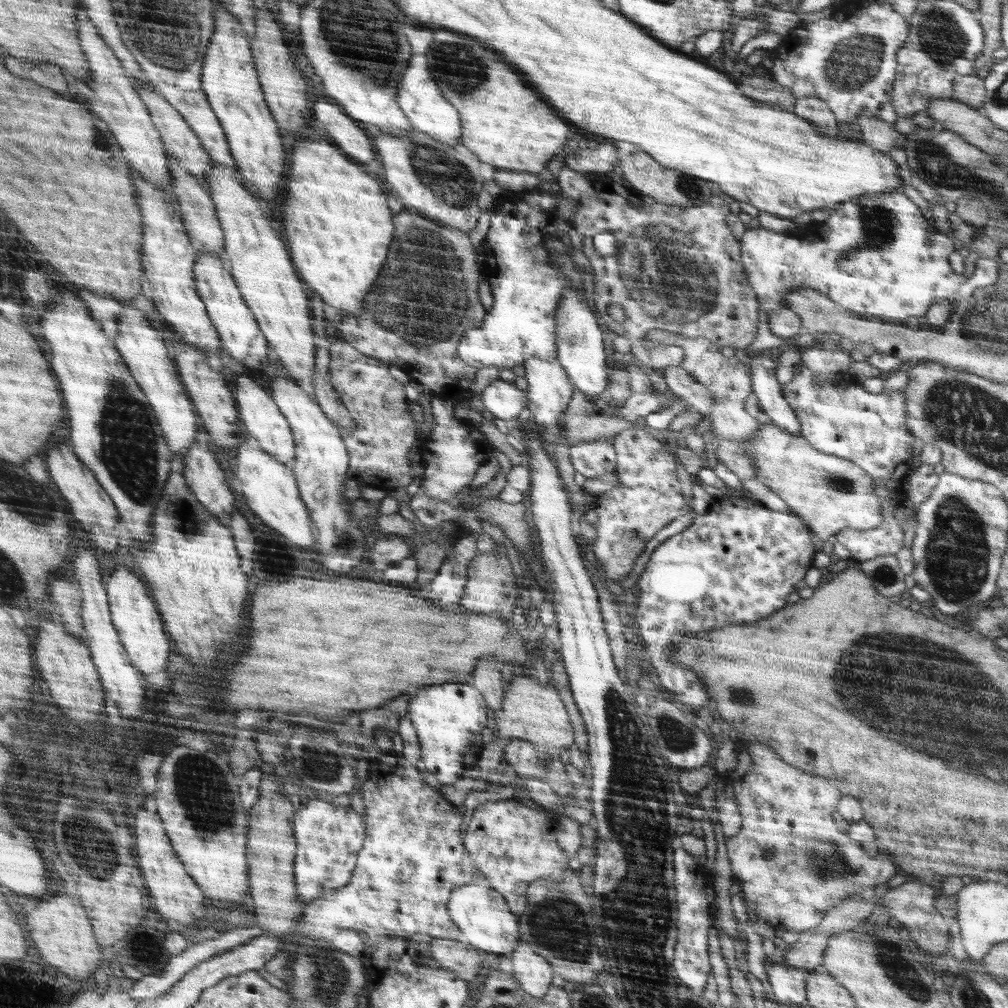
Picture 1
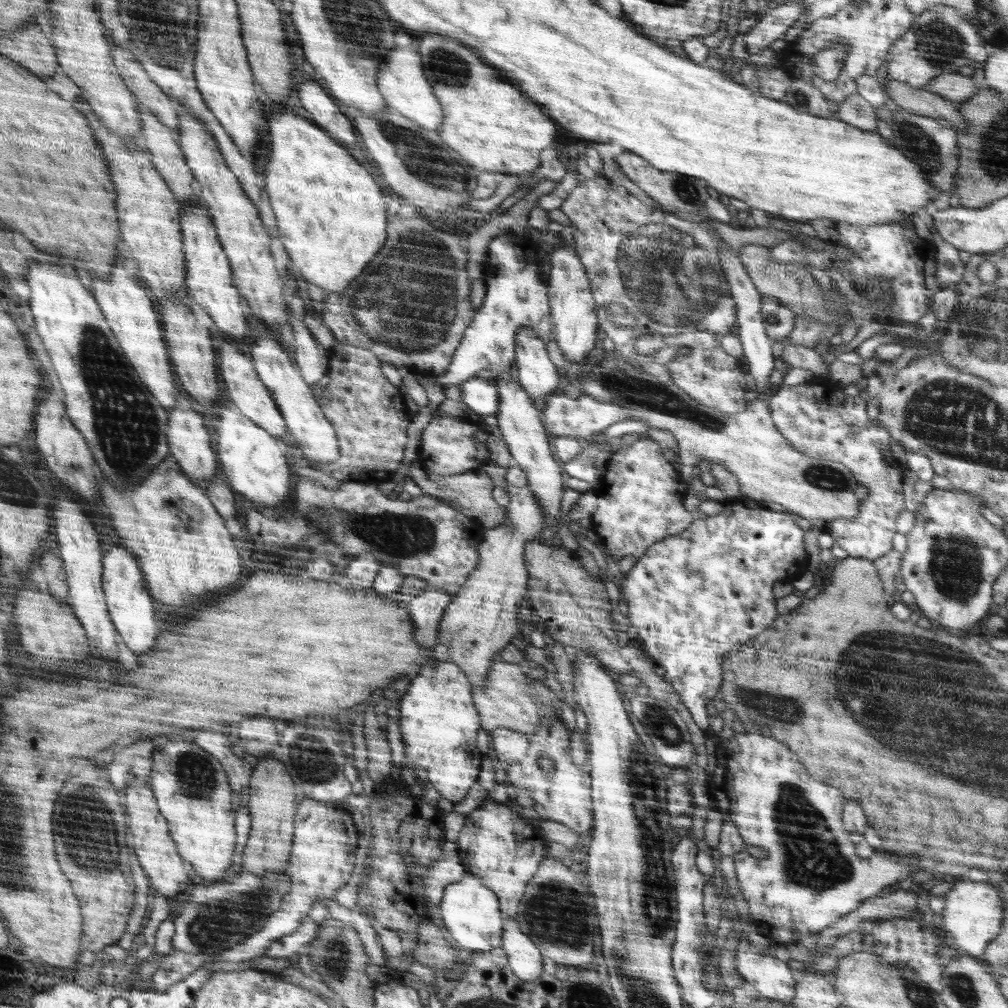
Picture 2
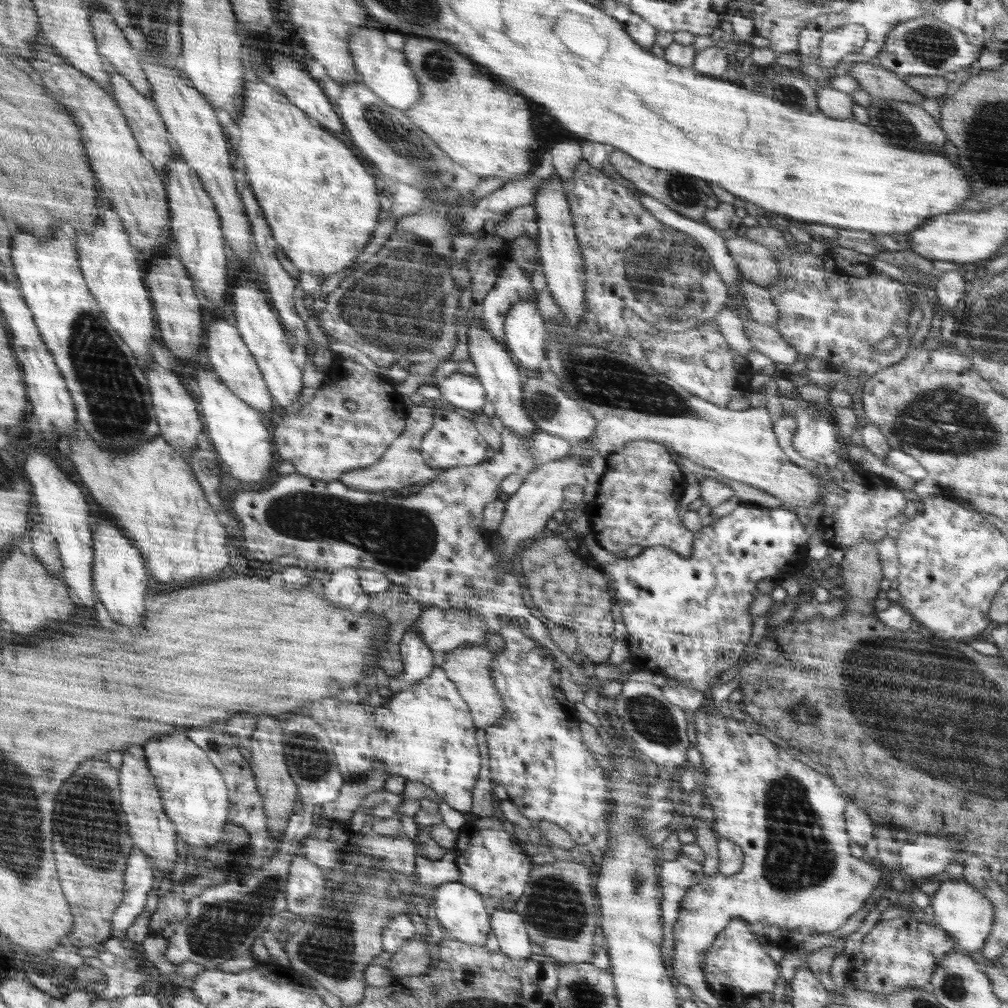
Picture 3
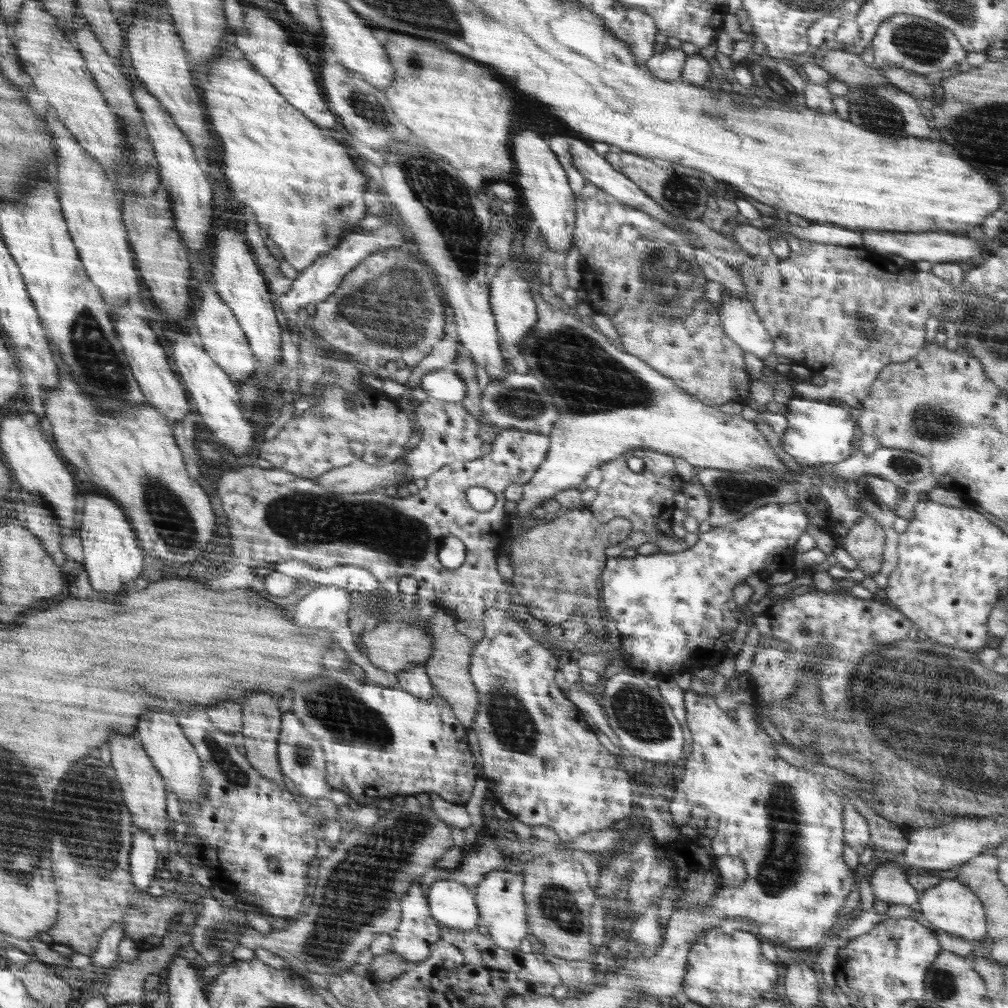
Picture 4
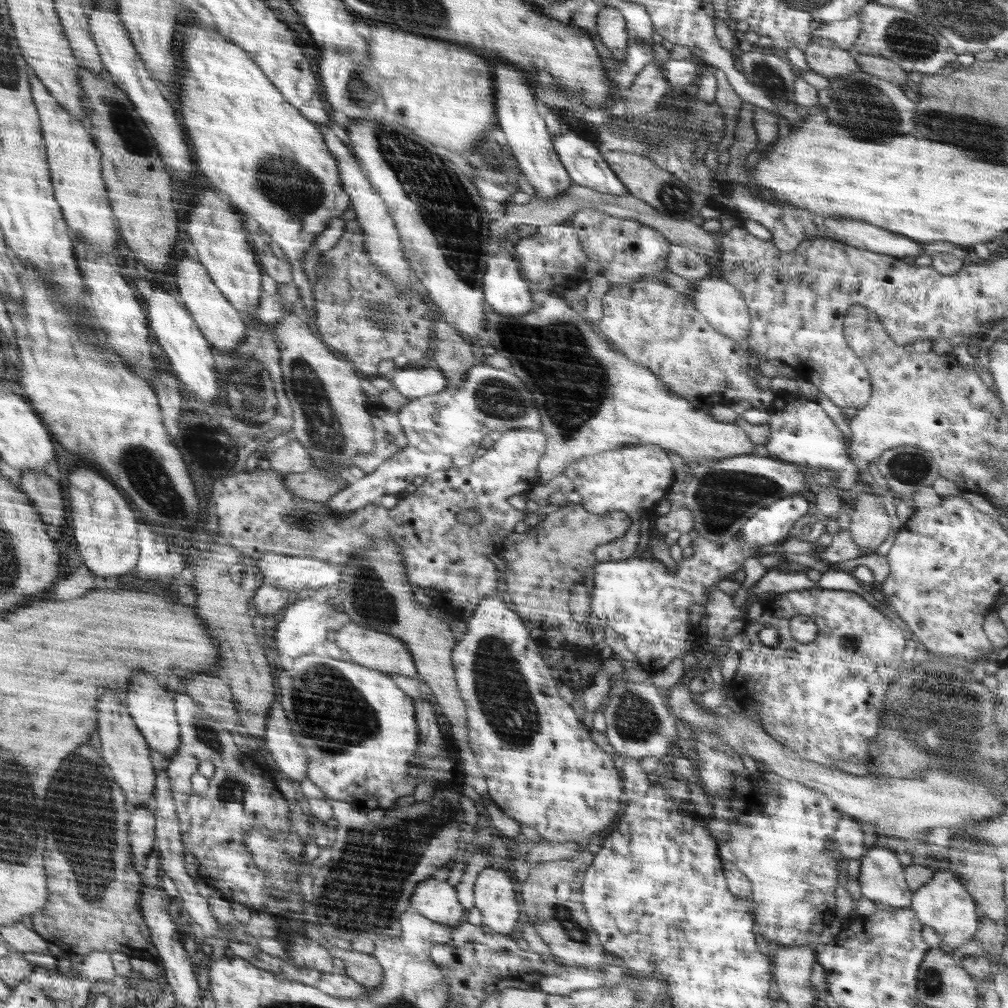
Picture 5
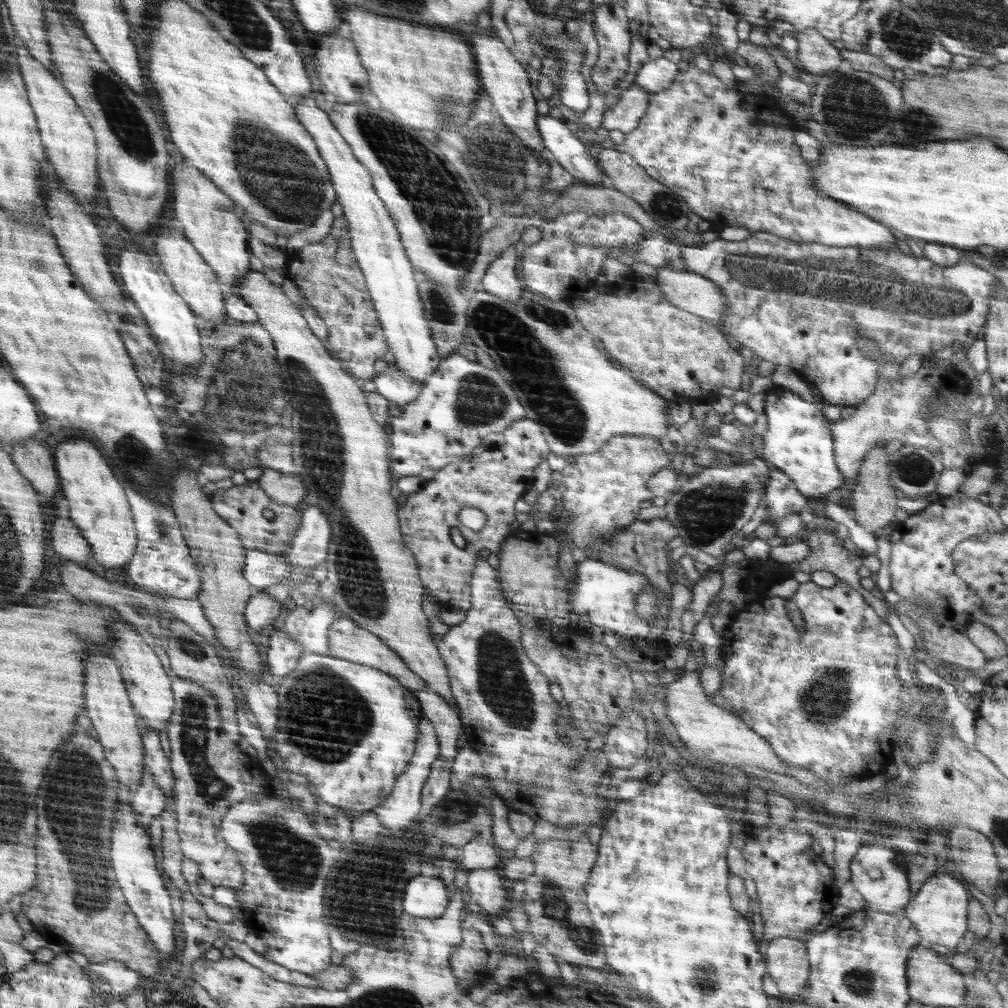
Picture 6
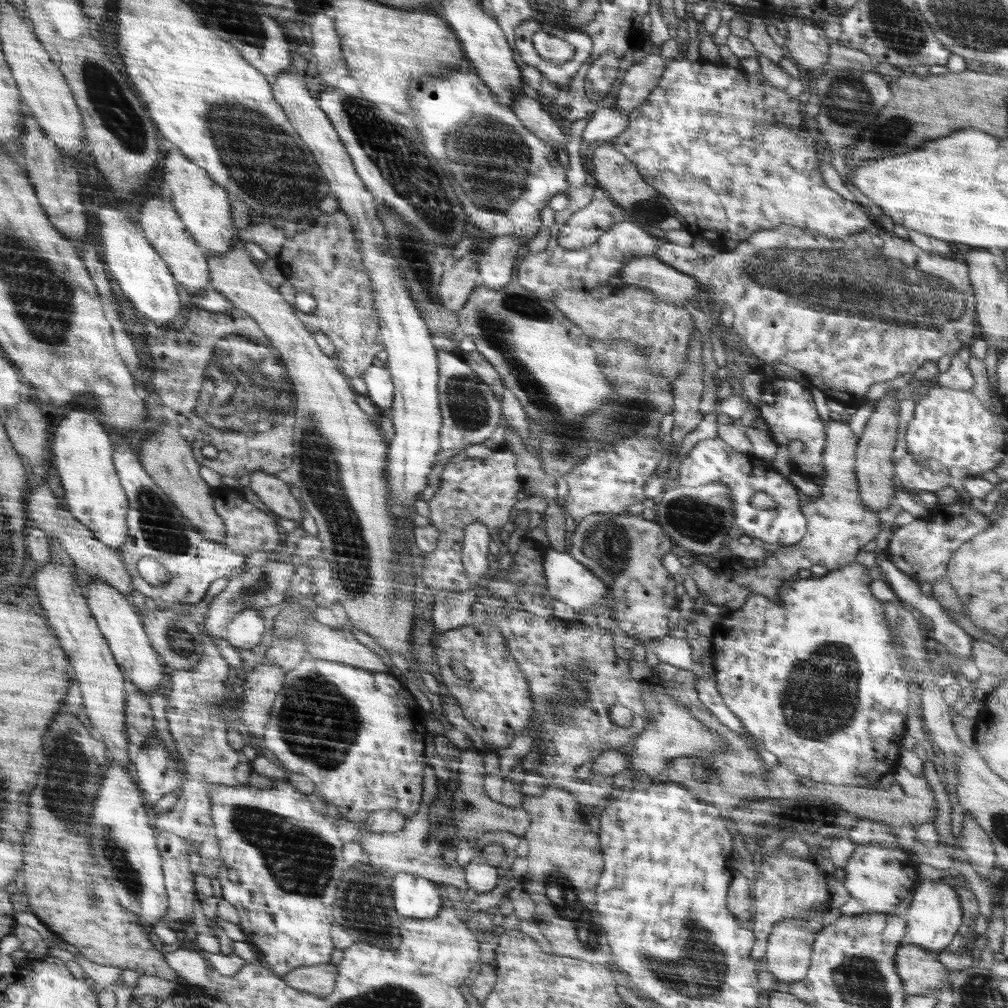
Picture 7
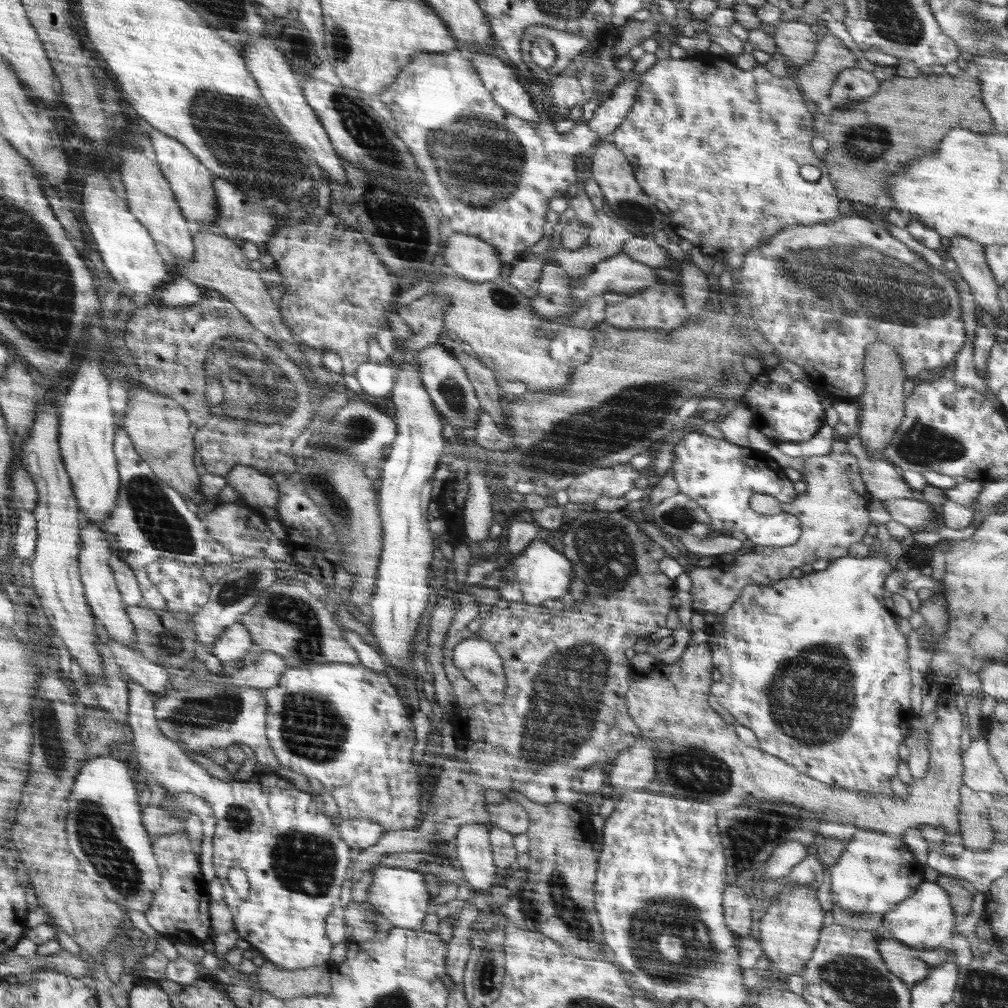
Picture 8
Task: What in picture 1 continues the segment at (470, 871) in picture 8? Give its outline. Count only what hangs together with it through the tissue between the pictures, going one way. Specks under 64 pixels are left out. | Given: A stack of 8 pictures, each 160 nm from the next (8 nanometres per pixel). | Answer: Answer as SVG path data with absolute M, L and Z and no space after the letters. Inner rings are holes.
M520 941L510 954L514 967L514 979L526 992L543 997L552 984L552 968L529 942Z

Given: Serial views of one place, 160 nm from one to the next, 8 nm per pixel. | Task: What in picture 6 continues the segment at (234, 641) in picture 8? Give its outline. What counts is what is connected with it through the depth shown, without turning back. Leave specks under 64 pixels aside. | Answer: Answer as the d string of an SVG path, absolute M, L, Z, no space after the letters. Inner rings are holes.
M258 589L250 598L249 605L245 608L245 621L250 630L257 635L259 630L269 629L275 618L279 615L282 602L272 598L265 590Z

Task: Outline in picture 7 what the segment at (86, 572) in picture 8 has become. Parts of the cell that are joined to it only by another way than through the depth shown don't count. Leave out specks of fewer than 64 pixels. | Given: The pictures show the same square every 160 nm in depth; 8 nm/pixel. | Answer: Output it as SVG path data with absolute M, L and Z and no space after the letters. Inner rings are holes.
M92 577L93 580L87 586L89 594L89 607L97 619L98 626L109 640L110 650L113 650L114 658L122 665L126 672L126 678L133 688L138 687L152 696L153 690L158 686L162 678L162 666L158 664L158 653L150 646L149 635L142 628L138 614L132 610L132 606L120 596L120 591L110 586L103 578Z

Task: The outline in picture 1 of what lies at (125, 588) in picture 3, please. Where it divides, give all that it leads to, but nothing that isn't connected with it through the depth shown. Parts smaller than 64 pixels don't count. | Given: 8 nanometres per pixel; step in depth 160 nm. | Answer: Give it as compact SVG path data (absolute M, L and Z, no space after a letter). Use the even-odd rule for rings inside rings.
M117 565L109 577L106 590L109 590L110 610L113 611L114 626L122 630L122 642L126 642L126 650L130 650L130 658L134 658L134 666L142 670L142 674L156 674L164 670L168 658L168 638L164 634L164 626L160 614L152 598L146 594L144 584L134 576L126 565Z

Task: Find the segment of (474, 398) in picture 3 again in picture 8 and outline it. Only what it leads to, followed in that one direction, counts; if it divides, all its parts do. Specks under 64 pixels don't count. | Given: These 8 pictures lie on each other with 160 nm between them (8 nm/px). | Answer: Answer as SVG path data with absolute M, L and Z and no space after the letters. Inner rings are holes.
M371 361L364 362L353 376L358 379L364 395L369 394L379 402L389 404L395 374L395 364Z

